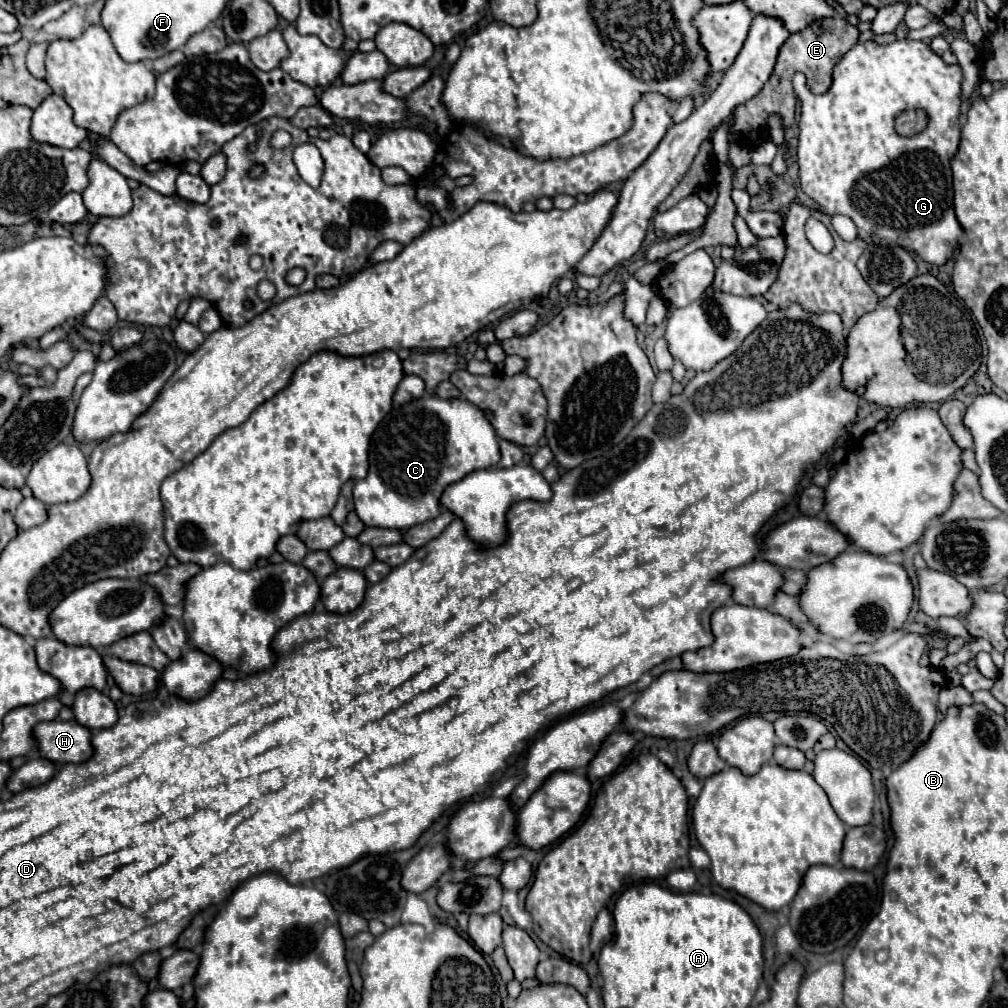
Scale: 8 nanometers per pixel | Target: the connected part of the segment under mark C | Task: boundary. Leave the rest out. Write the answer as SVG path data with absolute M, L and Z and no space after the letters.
M423 395L401 407L393 407L391 413L379 423L373 433L369 449L369 473L365 479L355 481L353 501L359 519L367 527L399 529L425 523L441 513L441 493L447 485L463 479L471 471L495 467L501 459L499 437L487 419L487 415L465 399L441 399L437 395Z

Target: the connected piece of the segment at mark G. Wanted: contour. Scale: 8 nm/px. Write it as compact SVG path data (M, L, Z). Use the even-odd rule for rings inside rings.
M873 39L865 43L857 43L853 49L849 49L841 61L833 67L833 85L829 87L827 93L815 95L807 89L807 79L803 73L797 72L793 75L793 89L800 103L799 119L799 147L797 147L797 165L799 165L799 181L801 189L805 195L809 195L813 201L821 205L821 211L835 215L847 215L855 221L859 231L865 233L875 233L883 237L887 243L897 243L899 247L905 247L913 253L917 253L923 261L933 263L933 265L943 265L947 259L953 255L959 235L963 233L955 211L953 211L953 185L951 185L951 159L959 147L959 135L961 135L961 125L959 125L959 105L961 105L961 81L963 81L963 71L959 65L947 65L925 41L913 41L913 39L897 39L895 43L889 45L879 45ZM907 109L923 109L929 117L927 127L913 135L913 137L901 137L895 131L895 117L901 111Z

